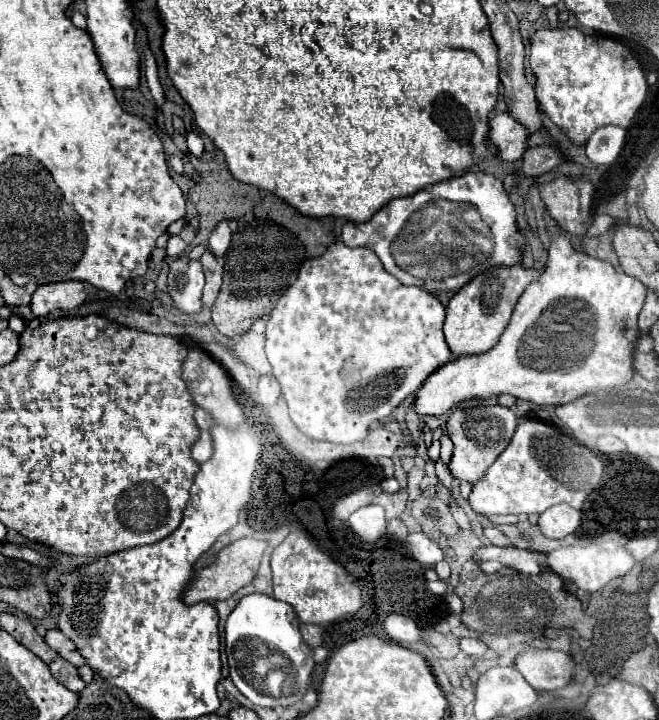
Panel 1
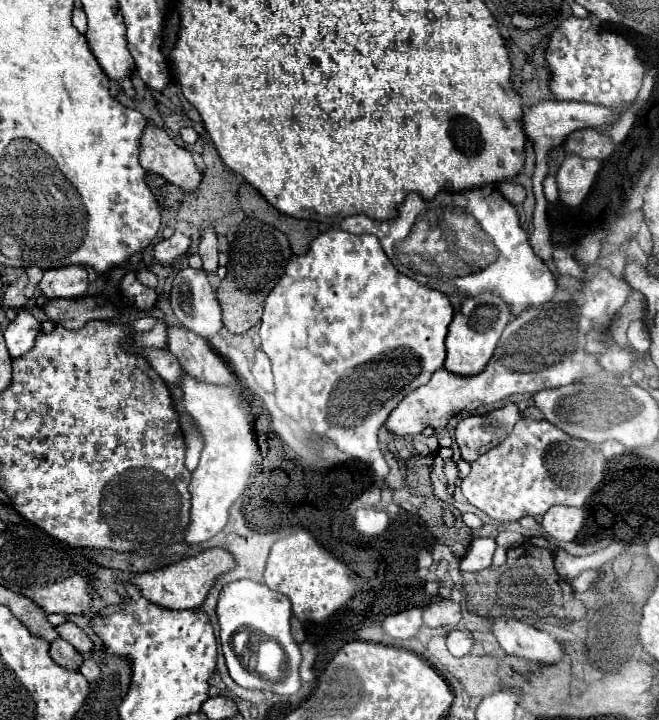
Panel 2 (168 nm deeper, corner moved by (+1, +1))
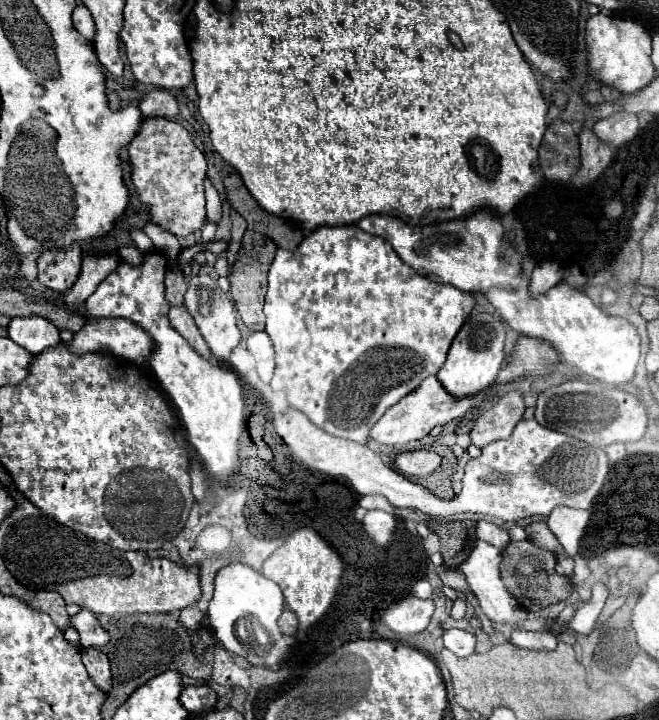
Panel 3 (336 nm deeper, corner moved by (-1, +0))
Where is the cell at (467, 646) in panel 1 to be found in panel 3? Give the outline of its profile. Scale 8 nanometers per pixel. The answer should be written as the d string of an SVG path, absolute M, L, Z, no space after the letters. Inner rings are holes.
M448 629L442 635L442 643L448 651L452 651L458 657L470 655L474 653L474 645L476 645L476 637L464 629Z

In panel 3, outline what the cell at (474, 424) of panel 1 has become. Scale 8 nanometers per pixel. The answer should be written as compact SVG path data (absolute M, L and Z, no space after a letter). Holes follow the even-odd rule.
M520 391L504 393L490 409L486 409L478 417L470 433L472 443L478 447L484 447L490 441L510 437L516 423L522 419L524 411L526 411L526 405L524 405L524 395Z

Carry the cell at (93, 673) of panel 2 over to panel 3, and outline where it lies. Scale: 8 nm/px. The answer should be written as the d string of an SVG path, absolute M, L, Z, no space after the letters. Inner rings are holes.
M94 647L82 649L82 661L88 669L88 675L92 677L92 681L102 689L102 691L110 691L112 689L112 673L110 673L110 661L108 657Z

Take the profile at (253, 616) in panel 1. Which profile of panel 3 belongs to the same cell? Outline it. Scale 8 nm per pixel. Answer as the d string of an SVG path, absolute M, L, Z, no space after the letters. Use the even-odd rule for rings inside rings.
M230 563L216 573L208 615L214 635L230 653L242 655L254 665L278 671L280 663L288 657L290 647L296 643L294 637L282 635L278 629L278 617L282 611L284 595L280 587L274 581L266 579L260 571L244 563Z

